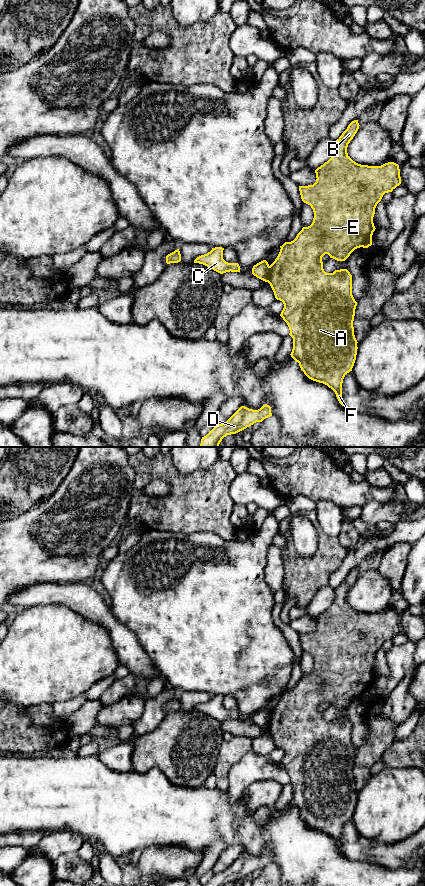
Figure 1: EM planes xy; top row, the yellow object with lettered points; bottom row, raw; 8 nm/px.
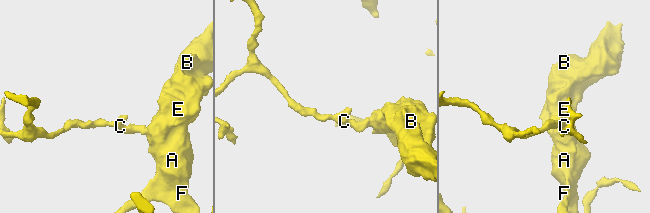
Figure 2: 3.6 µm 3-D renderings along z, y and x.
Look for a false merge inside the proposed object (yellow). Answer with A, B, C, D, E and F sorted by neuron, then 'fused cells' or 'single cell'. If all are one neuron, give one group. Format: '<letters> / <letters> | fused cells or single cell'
A B D E F / C | fused cells

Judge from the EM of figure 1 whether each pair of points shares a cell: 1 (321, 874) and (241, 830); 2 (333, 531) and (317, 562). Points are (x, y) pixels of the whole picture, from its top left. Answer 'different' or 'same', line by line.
1: same
2: different

